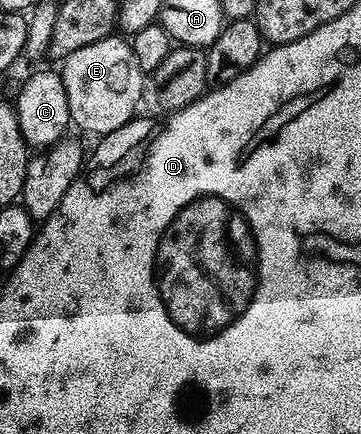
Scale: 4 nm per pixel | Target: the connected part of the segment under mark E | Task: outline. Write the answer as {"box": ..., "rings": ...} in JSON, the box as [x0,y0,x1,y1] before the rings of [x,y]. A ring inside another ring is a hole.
{"box":[62,37,147,137],"rings":[[[110,37],[75,53],[62,70],[69,90],[72,124],[81,130],[104,137],[119,132],[134,122],[145,95],[147,73],[142,69],[132,44]]]}

